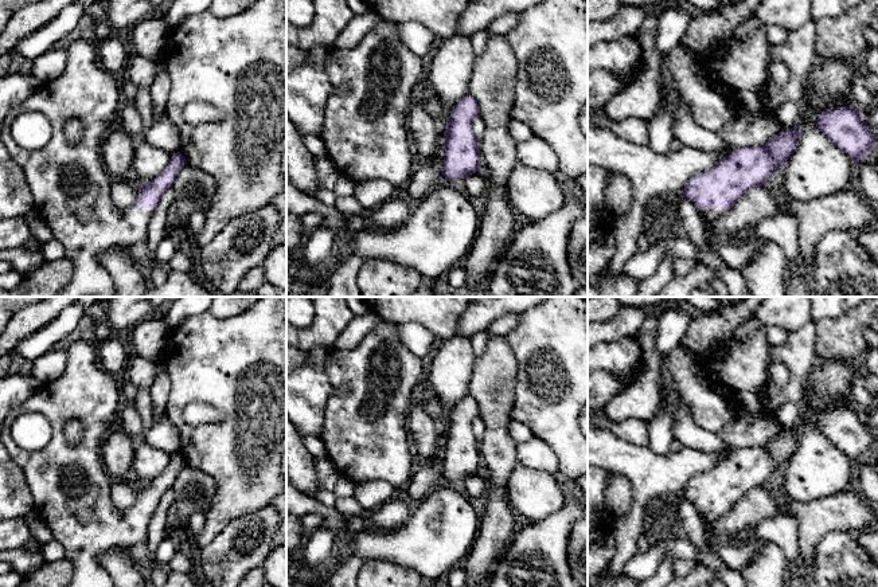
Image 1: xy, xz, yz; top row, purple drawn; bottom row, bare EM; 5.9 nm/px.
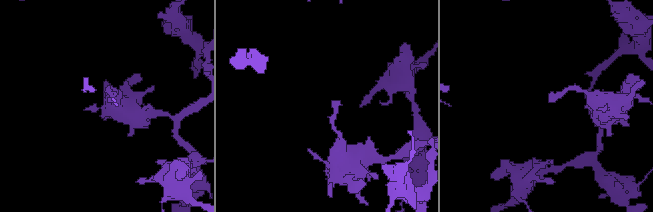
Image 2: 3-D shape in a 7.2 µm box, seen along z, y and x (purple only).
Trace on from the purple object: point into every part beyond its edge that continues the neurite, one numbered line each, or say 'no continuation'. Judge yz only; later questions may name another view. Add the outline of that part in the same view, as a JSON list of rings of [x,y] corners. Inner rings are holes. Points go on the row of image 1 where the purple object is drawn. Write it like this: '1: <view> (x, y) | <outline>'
1: yz (707, 215) | [[[696,208],[701,219],[706,224],[706,227],[711,226],[714,220],[725,215],[729,210],[726,208]]]

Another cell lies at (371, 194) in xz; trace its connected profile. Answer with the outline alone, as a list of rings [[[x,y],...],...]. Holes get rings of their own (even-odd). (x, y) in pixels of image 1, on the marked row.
[[[372,179],[356,184],[354,196],[366,210],[376,210],[399,191],[382,179]]]

